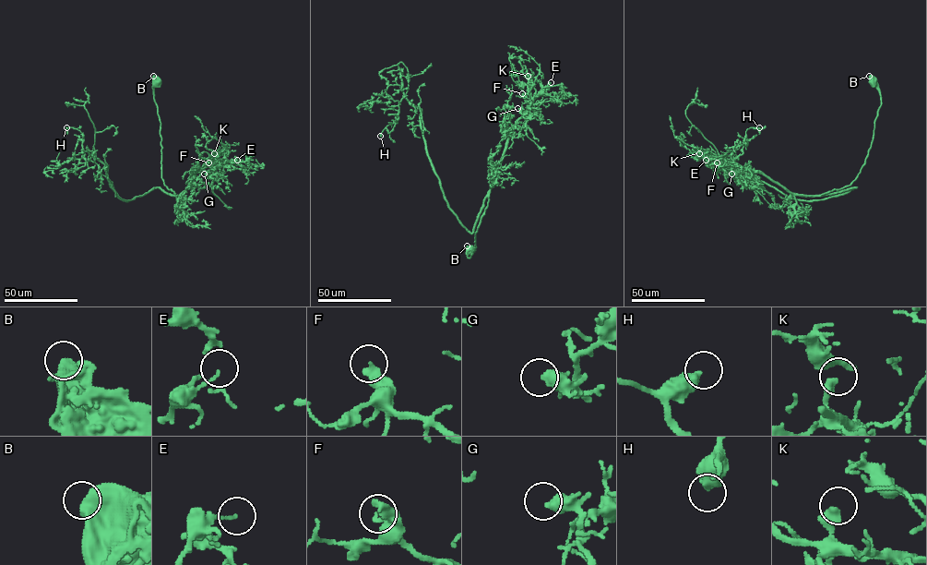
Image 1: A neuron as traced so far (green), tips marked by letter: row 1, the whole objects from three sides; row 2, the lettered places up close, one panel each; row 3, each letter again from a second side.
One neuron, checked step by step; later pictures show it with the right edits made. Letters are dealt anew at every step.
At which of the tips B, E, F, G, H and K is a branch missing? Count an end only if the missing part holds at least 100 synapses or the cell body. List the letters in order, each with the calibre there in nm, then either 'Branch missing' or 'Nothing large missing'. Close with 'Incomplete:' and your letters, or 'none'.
B: Thickness 700 nm. Nothing large missing
E: Thickness 100 nm. Nothing large missing
F: Thickness 320 nm. Nothing large missing
G: Thickness 500 nm. Nothing large missing
H: Thickness 500 nm. Nothing large missing
K: Thickness 400 nm. Nothing large missing
Incomplete: none

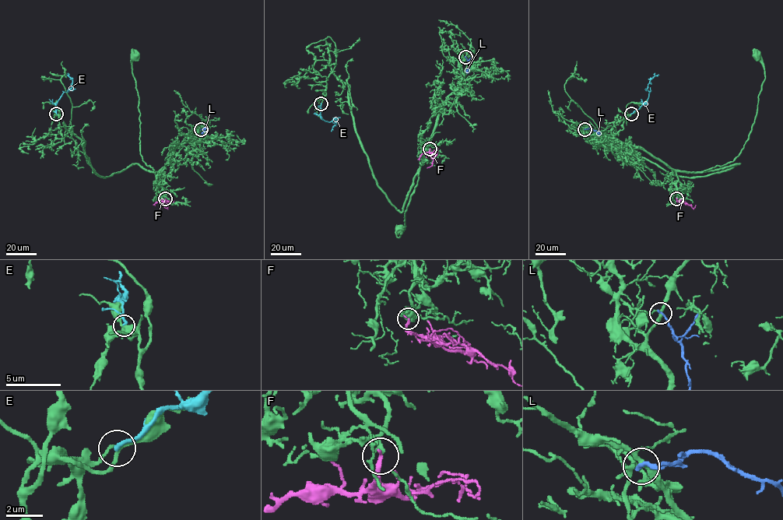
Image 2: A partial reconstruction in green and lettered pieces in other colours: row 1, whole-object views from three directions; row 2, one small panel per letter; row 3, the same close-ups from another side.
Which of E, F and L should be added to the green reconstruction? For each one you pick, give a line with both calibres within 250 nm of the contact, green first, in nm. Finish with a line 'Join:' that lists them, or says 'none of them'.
F: 170 nm thick on the green side, 240 nm on the other
Join: F

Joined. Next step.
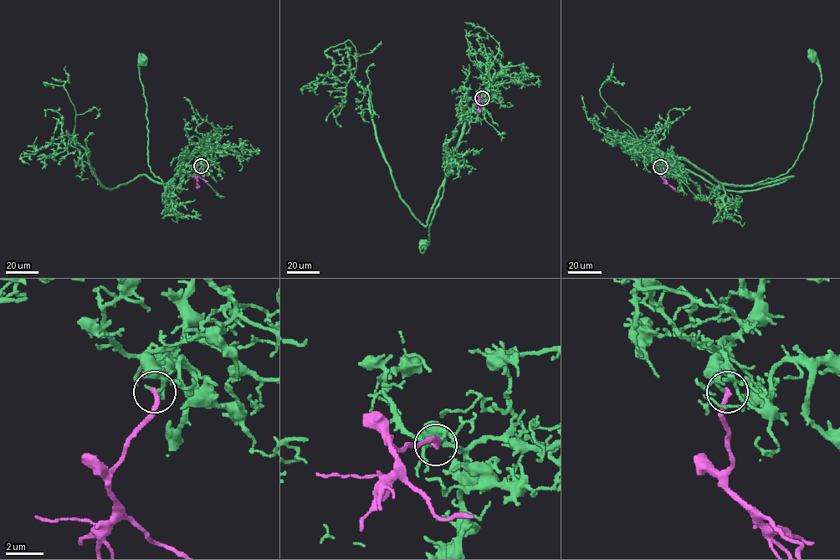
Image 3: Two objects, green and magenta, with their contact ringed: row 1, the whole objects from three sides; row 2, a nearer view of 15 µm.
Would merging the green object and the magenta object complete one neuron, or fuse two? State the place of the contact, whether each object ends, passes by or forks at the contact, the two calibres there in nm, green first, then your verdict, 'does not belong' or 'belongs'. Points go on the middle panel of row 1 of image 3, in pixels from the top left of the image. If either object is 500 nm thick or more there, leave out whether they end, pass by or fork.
at (482, 98); green ends there; magenta ends there; 160 nm thick on the green side, 280 nm on the other; does not belong

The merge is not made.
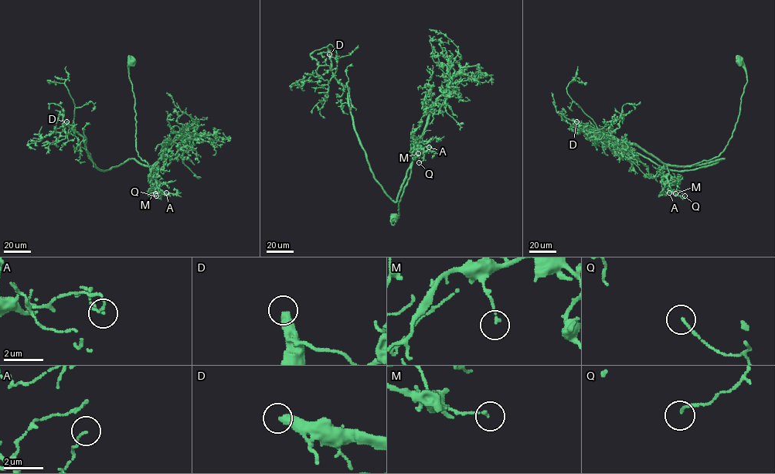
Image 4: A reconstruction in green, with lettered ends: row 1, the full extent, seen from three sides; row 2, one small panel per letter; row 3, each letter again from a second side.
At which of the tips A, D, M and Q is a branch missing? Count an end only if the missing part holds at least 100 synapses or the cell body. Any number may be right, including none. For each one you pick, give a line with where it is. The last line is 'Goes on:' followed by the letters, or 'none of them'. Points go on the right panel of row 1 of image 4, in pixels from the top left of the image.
D: place (576, 121)
Goes on: D

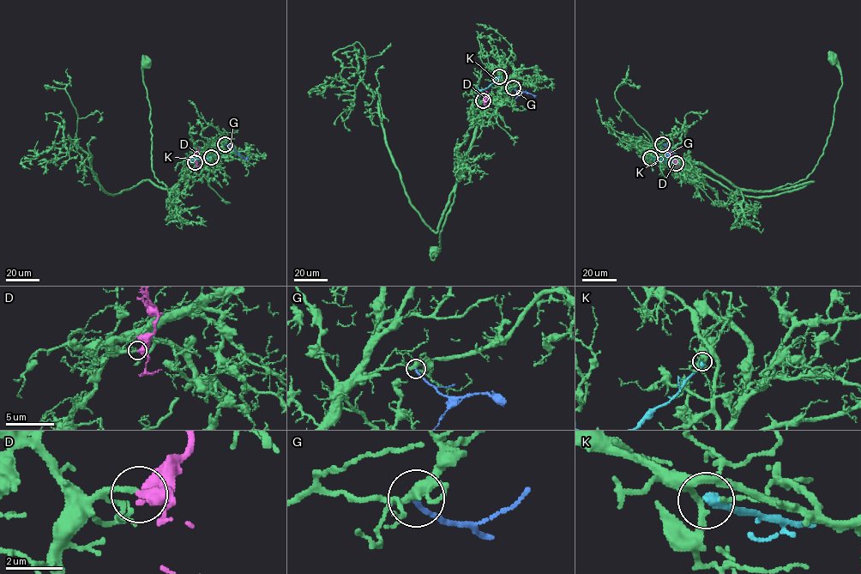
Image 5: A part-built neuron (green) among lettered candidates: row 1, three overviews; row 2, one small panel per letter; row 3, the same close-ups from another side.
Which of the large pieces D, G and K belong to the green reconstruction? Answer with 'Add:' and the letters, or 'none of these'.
Add: D

